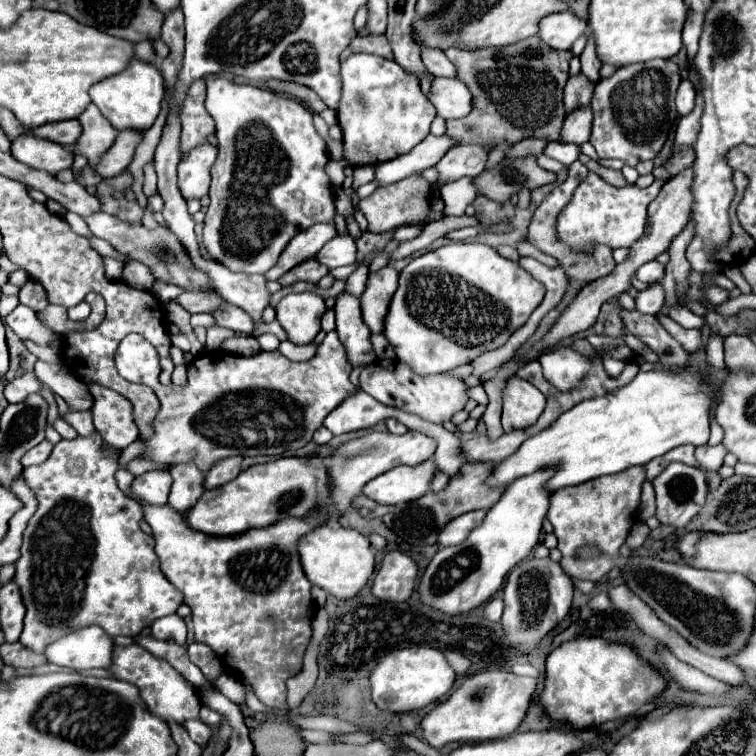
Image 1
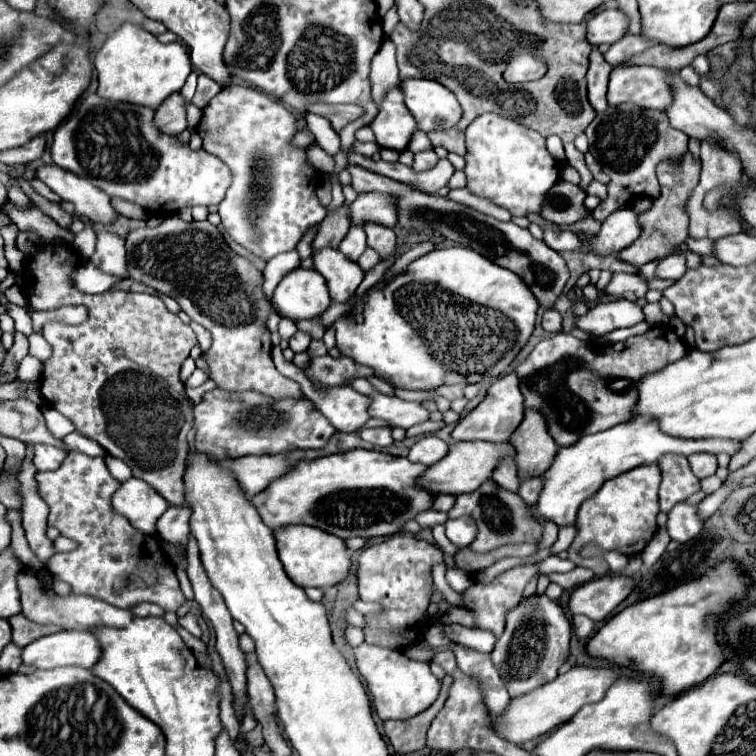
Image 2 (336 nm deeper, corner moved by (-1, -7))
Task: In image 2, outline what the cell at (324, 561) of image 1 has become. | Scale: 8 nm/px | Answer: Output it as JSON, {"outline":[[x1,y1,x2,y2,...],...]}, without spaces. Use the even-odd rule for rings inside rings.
{"outline":[[285,526,285,530,275,532,279,560,287,576,301,588,329,588,341,584,351,570,351,550,345,546,345,540,323,532,315,526]]}

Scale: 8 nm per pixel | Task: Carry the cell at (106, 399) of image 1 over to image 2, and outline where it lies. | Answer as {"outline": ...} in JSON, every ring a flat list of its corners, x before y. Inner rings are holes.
{"outline":[[135,476,119,486,111,498,111,506,143,534,155,534,155,522,169,508,157,490]]}

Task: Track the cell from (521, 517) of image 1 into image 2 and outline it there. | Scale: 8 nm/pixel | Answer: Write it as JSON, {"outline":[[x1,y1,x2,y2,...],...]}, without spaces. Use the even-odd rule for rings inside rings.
{"outline":[[637,418,623,424,617,424,609,430,589,434,587,438,581,438,573,446,559,448,553,464,543,474,543,488,539,492,539,500,535,506,535,518,541,522,553,522,559,528,571,526,577,518,577,510,583,500,587,500,591,494,595,494,605,480,615,478,635,466,641,464,657,464,661,454,681,454,689,456,695,452,727,452,735,454,741,448,739,442,731,440,719,440,719,438,707,438,707,440,681,440,671,438,663,434,655,420,649,422,649,418]]}

